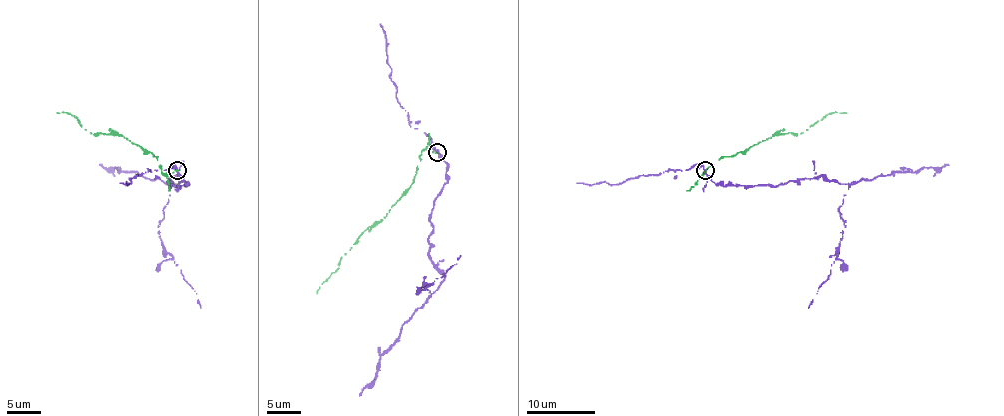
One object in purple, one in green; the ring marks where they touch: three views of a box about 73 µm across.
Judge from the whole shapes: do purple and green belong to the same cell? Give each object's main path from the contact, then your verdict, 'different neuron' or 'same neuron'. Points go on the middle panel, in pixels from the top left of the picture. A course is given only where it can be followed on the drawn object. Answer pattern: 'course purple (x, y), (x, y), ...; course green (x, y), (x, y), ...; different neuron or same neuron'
course purple (437, 152), (447, 181), (435, 198), (429, 259), (444, 281), (430, 295), (423, 286), (418, 291), (461, 255); course green (437, 153), (423, 150), (413, 182), (386, 216), (371, 225), (316, 293); different neuron

